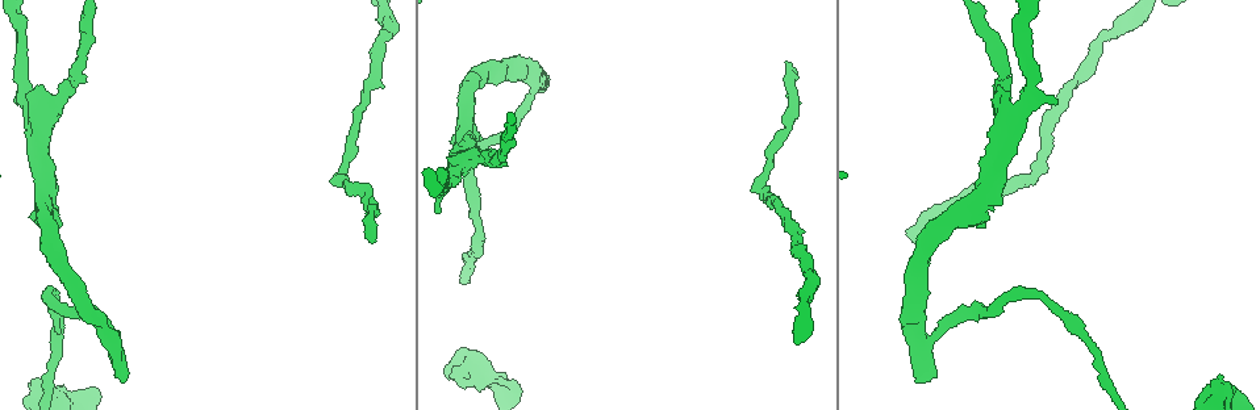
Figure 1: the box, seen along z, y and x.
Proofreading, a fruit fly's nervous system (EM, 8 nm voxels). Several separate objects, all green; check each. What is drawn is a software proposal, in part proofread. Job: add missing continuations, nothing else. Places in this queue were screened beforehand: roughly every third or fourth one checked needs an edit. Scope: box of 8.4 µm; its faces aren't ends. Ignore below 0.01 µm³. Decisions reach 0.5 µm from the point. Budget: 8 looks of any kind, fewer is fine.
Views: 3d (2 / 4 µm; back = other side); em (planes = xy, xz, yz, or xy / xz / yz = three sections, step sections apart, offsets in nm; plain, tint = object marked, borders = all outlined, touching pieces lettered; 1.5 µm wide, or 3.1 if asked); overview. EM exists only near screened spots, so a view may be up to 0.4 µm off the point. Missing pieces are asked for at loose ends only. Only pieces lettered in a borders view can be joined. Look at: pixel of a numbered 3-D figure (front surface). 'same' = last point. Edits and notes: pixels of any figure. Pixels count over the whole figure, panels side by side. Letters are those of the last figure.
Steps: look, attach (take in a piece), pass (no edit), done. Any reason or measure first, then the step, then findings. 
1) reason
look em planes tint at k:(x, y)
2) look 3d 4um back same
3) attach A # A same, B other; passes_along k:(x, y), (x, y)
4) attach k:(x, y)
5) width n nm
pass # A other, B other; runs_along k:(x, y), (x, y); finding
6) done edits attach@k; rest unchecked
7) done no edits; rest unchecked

free end
look em planes borders at 1:(120, 379)

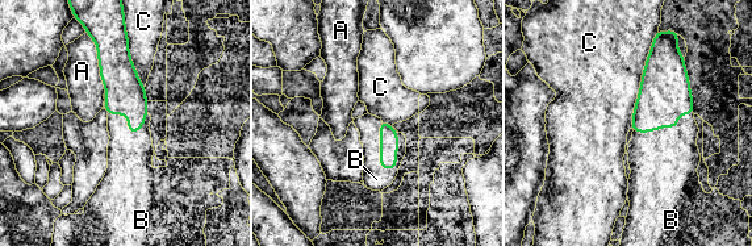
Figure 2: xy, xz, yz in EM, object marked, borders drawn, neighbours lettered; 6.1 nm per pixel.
attach B # A other, B same, C other; passes_along 2:(388, 136), (380, 150), (376, 179); it goes on there

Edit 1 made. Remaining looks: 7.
branch stops here
look 3d 4um at 1:(787, 67)

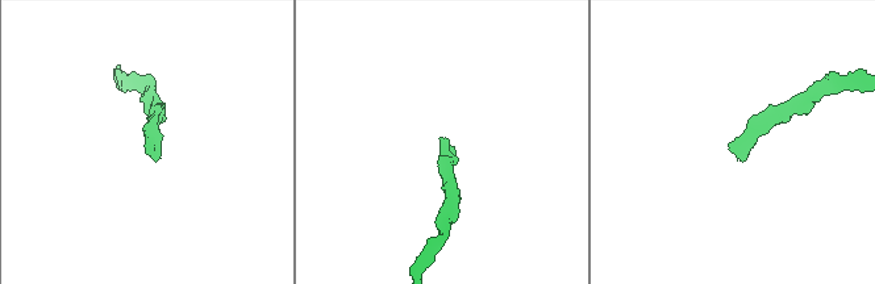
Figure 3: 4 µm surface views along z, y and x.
need the tissue
look em planes borders at 3:(442, 146)

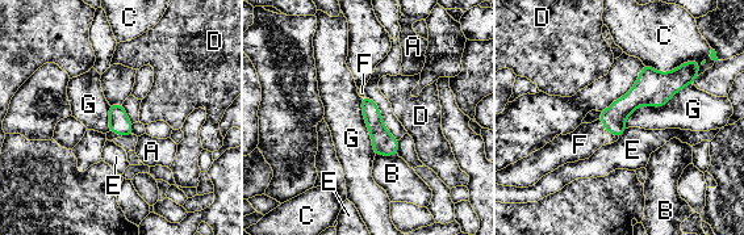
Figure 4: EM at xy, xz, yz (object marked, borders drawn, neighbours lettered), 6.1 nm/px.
attach F # A other, B other, C other, D other, E other, F same, G other; passes_along 4:(613, 118), (602, 124), (580, 145); the cell continues

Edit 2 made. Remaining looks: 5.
done edits attach@2, attach@4; rest unchecked

